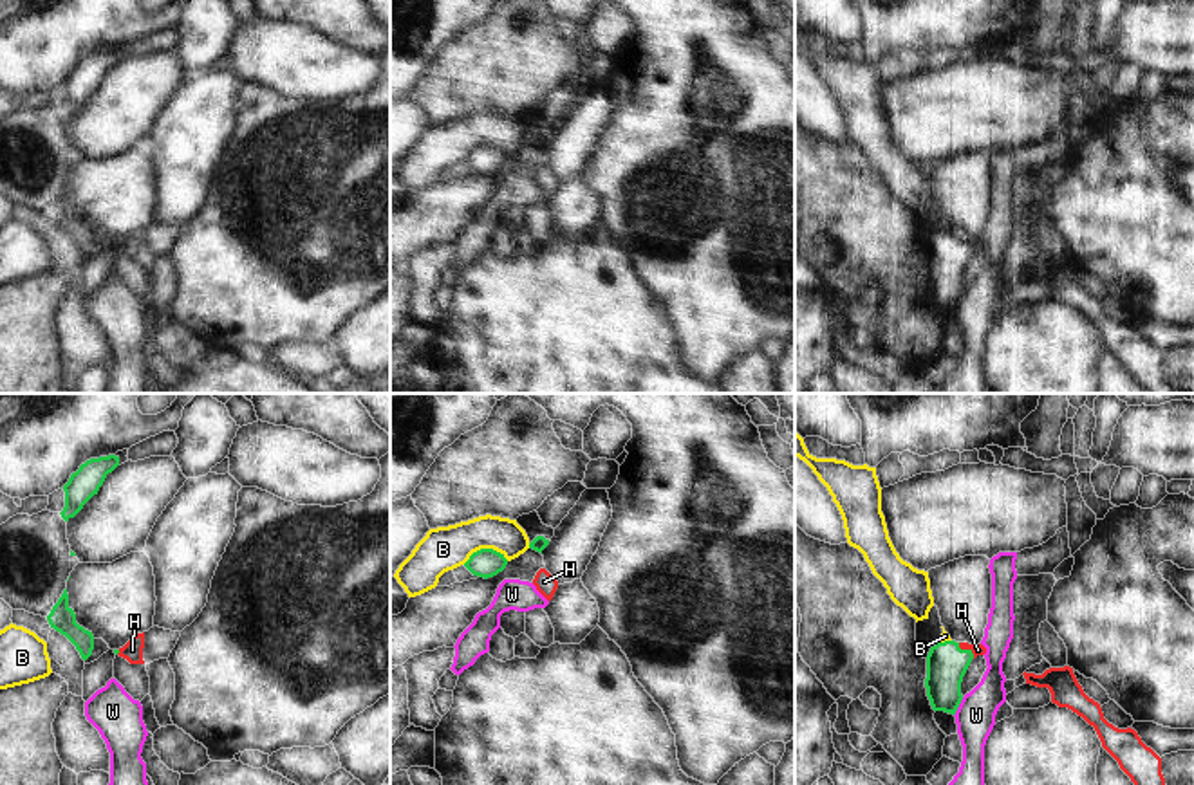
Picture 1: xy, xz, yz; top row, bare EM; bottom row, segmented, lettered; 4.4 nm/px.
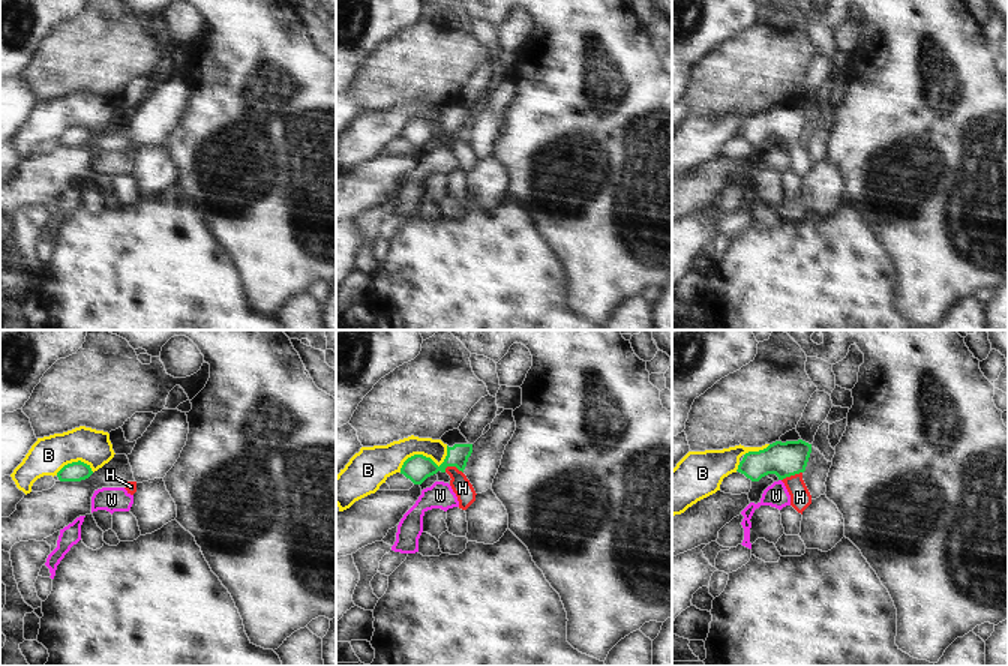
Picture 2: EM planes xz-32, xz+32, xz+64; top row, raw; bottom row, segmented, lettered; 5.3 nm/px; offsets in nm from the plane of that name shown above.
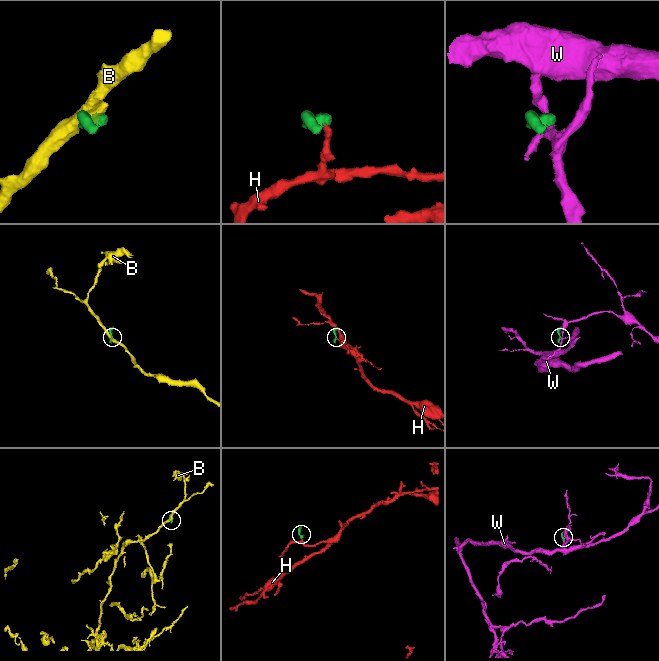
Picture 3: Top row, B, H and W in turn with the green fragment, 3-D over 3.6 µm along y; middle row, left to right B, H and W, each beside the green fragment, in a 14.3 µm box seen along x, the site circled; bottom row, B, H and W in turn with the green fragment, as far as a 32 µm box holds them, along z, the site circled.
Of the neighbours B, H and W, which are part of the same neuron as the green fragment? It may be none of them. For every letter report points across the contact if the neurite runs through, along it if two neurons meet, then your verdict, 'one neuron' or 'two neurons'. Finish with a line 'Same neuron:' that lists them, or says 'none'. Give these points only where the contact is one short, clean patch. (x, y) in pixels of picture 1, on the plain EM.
B: two neurons
H: across yz (947, 258), (967, 246), (978, 246) | one neuron
W: along yz (963, 293), (954, 311) | two neurons
Same neuron: H

